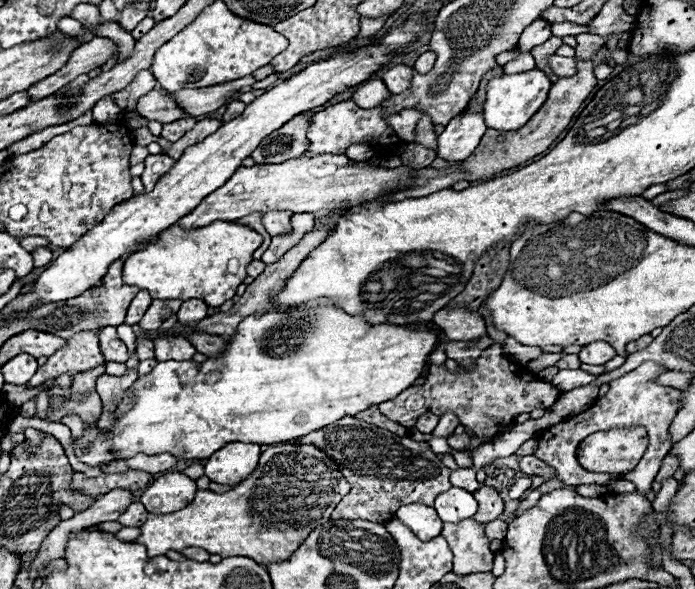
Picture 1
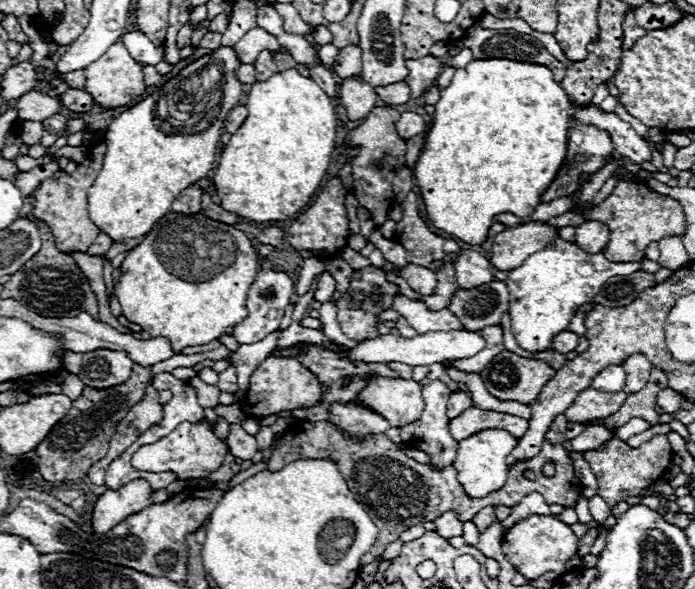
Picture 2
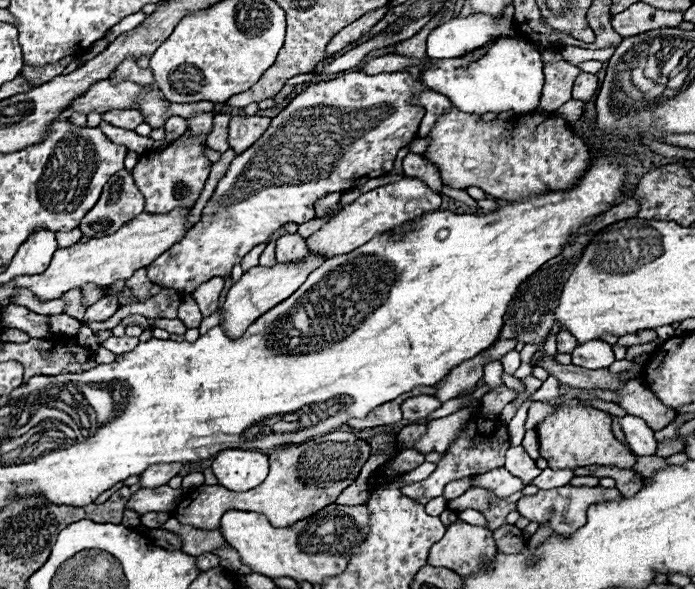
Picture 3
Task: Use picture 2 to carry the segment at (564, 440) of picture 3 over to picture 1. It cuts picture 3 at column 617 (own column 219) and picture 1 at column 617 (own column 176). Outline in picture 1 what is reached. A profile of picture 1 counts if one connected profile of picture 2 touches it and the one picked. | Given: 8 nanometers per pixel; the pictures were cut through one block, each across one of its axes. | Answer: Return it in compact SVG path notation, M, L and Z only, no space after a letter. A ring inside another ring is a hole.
M632 426L632 428L610 428L602 432L594 432L586 436L578 446L578 462L588 472L602 472L602 474L628 474L640 462L644 448L648 446L646 428Z

